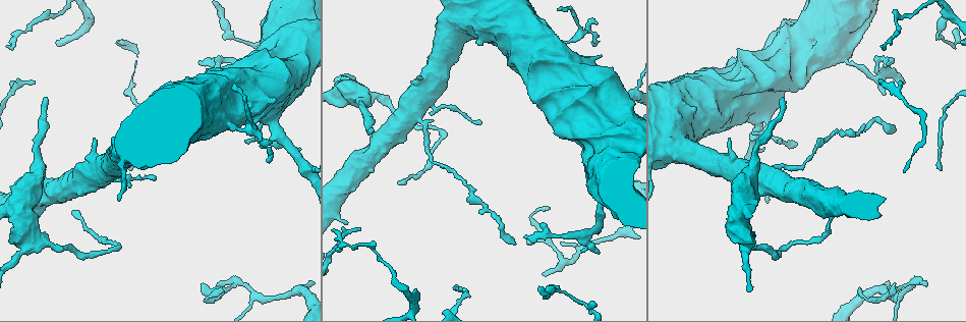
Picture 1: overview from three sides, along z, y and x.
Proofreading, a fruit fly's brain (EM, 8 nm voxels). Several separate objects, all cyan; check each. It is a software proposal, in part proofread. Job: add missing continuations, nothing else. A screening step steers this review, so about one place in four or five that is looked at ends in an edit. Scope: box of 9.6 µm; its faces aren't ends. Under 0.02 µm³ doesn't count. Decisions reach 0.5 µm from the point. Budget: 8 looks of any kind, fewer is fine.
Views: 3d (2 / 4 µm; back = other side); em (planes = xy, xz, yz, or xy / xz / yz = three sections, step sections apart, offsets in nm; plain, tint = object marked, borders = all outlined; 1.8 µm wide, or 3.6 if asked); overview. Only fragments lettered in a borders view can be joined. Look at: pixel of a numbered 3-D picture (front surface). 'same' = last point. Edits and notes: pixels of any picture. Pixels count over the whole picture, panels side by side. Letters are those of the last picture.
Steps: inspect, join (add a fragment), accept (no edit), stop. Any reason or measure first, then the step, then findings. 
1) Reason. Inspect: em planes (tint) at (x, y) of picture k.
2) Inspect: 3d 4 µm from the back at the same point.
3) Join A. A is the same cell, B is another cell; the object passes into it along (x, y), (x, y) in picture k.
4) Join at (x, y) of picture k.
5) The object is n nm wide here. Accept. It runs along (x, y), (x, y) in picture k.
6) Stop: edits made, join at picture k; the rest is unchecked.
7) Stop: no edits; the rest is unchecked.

Free end. Inspect: 3d 4 µm at (778, 140) of picture 1.

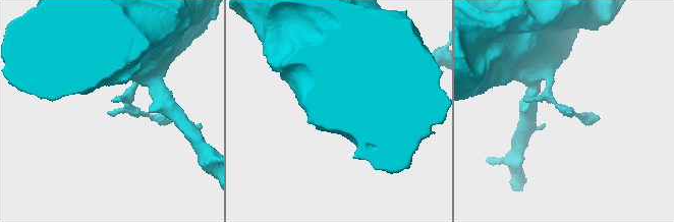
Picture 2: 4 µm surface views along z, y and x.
Now the EM. Inspect: em yz step 8 (tint) at (108, 114) of picture 2.

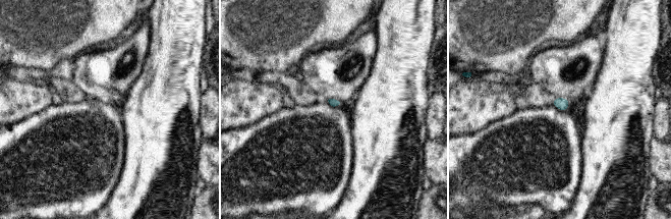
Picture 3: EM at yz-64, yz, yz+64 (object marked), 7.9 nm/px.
Inspect: em planes (borders) at the same point.

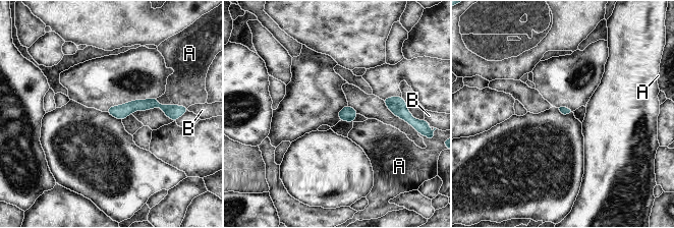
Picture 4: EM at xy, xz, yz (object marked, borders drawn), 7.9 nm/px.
Accept. A and B are other cells; it runs along (170, 109), (134, 105), (110, 111) in picture 4; none of them fits.

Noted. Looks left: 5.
Sudden change in width. Inspect: em planes (borders) at (423, 81) of picture 1.

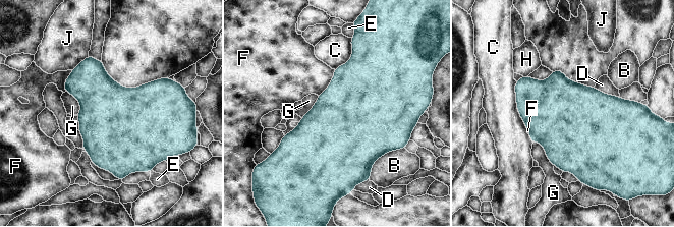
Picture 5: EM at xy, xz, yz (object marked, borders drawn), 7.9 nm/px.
Accept. B, C, D, E, F, G, H and J are other cells; a border runs along (532, 143), (542, 146), (554, 165) in picture 5; no lettered fragment goes on from it.

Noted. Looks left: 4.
End of a long branch. Inspect: em planes (borders) at (370, 132) of picture 1.

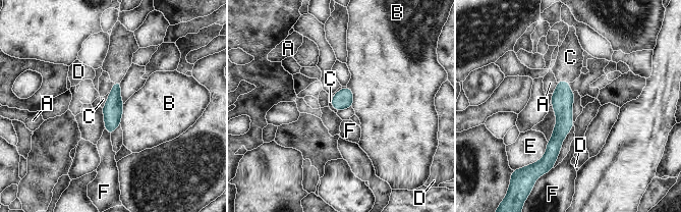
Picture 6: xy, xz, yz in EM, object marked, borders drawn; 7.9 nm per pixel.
Join C. C is the same cell, A, B, D, E and F are other cells; it goes on there.

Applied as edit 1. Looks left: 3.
Stop: edits made, join at picture 6; the rest is unchecked.

